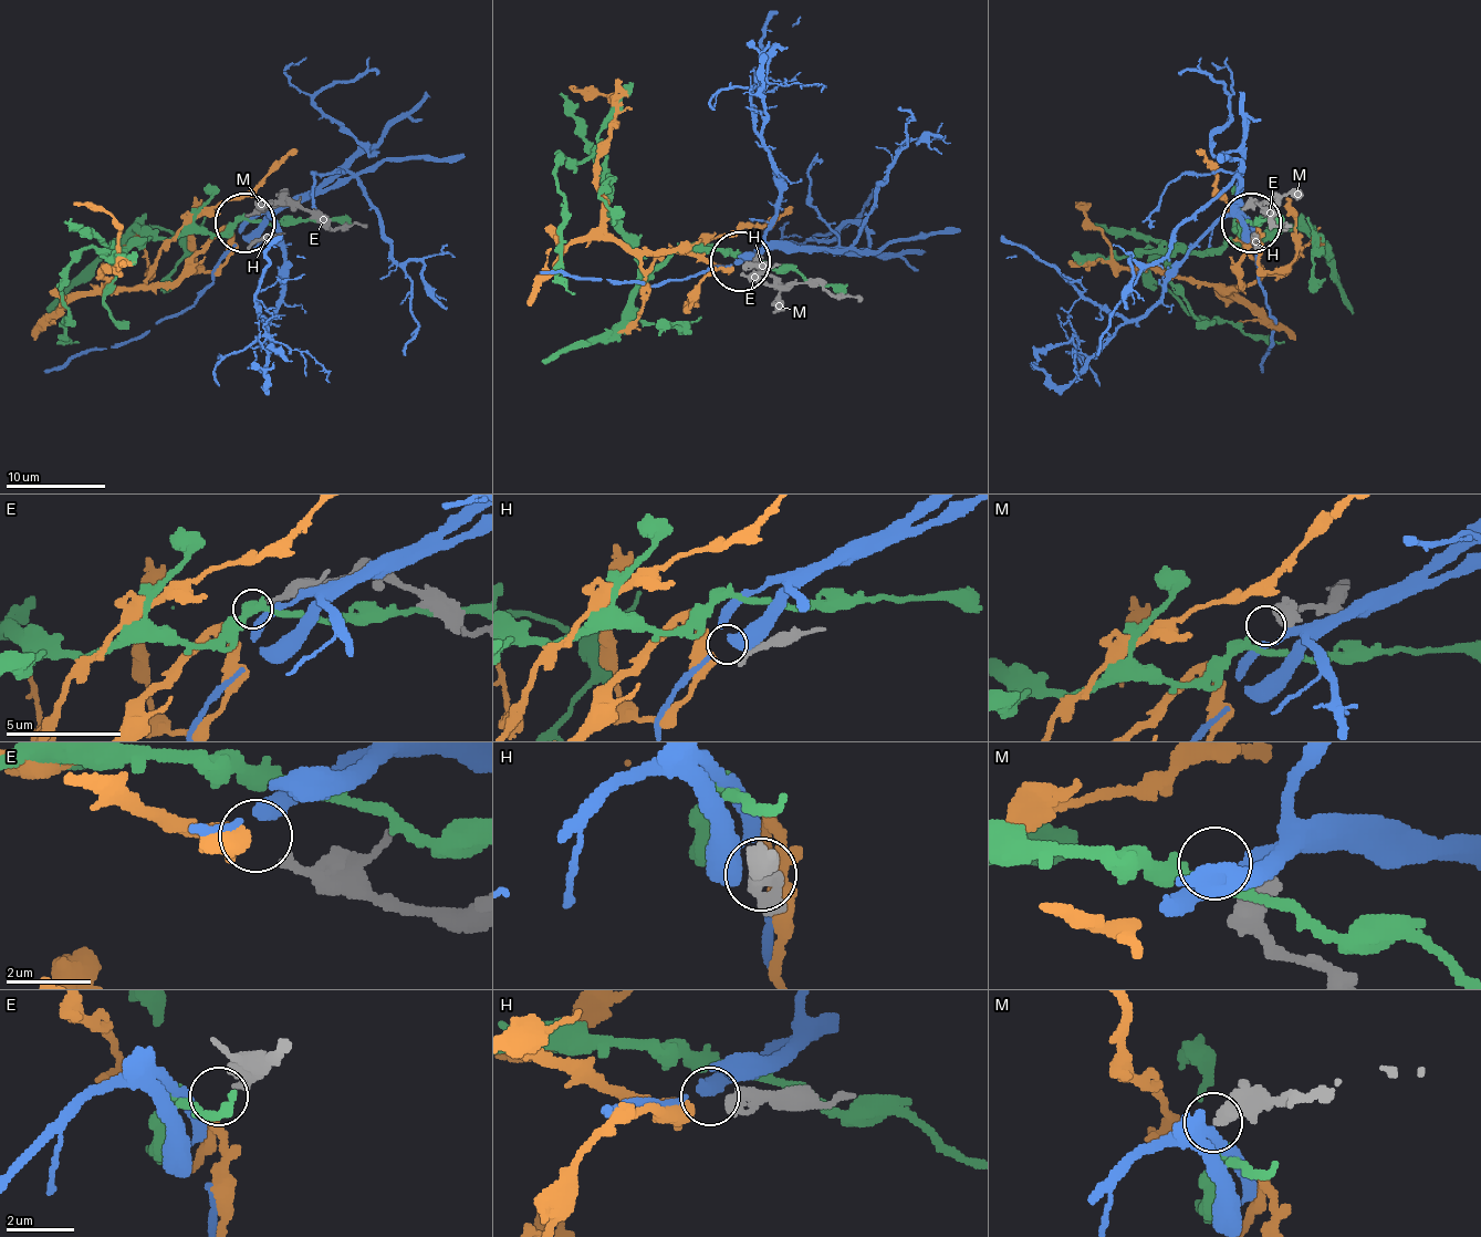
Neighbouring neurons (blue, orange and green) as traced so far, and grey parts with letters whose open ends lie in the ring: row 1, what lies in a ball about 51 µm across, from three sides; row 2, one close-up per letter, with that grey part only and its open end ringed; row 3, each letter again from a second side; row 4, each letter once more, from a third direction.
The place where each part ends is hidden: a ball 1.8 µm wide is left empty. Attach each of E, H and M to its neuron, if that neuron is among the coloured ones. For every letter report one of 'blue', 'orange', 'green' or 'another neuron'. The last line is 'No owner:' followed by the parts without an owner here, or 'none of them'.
E: orange
H: another neuron
M: green
No owner: H

